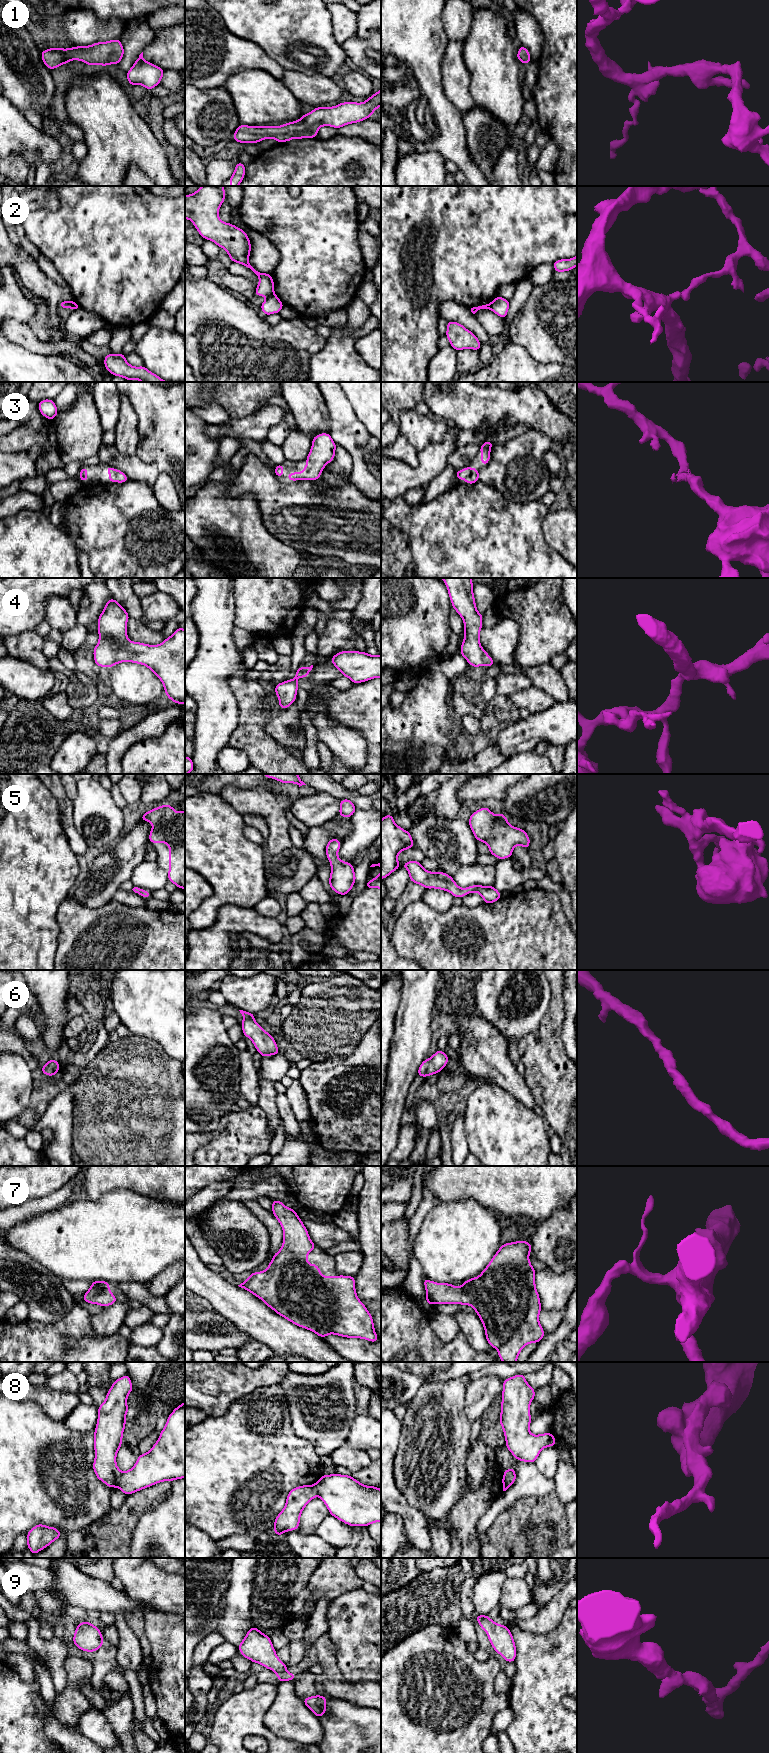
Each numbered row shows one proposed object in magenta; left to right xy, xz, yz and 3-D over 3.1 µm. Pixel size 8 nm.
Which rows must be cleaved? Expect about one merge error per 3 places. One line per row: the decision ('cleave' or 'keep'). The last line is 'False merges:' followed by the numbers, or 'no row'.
1: keep
2: cleave
3: keep
4: keep
5: keep
6: keep
7: keep
8: cleave
9: keep
False merges: 2, 8

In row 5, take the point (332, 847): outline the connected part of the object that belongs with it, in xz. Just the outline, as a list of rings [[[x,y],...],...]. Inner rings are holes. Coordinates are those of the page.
[[[332,838],[325,847],[326,856],[332,868],[329,885],[337,894],[347,895],[356,881],[356,875],[351,863],[339,859],[340,847],[341,842],[337,838]]]

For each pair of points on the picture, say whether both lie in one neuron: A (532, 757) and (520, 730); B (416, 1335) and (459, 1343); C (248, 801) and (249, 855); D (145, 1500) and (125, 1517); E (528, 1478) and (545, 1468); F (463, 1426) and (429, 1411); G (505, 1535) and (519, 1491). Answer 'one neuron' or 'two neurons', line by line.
A: two neurons
B: one neuron
C: two neurons
D: one neuron
E: two neurons
F: one neuron
G: two neurons

